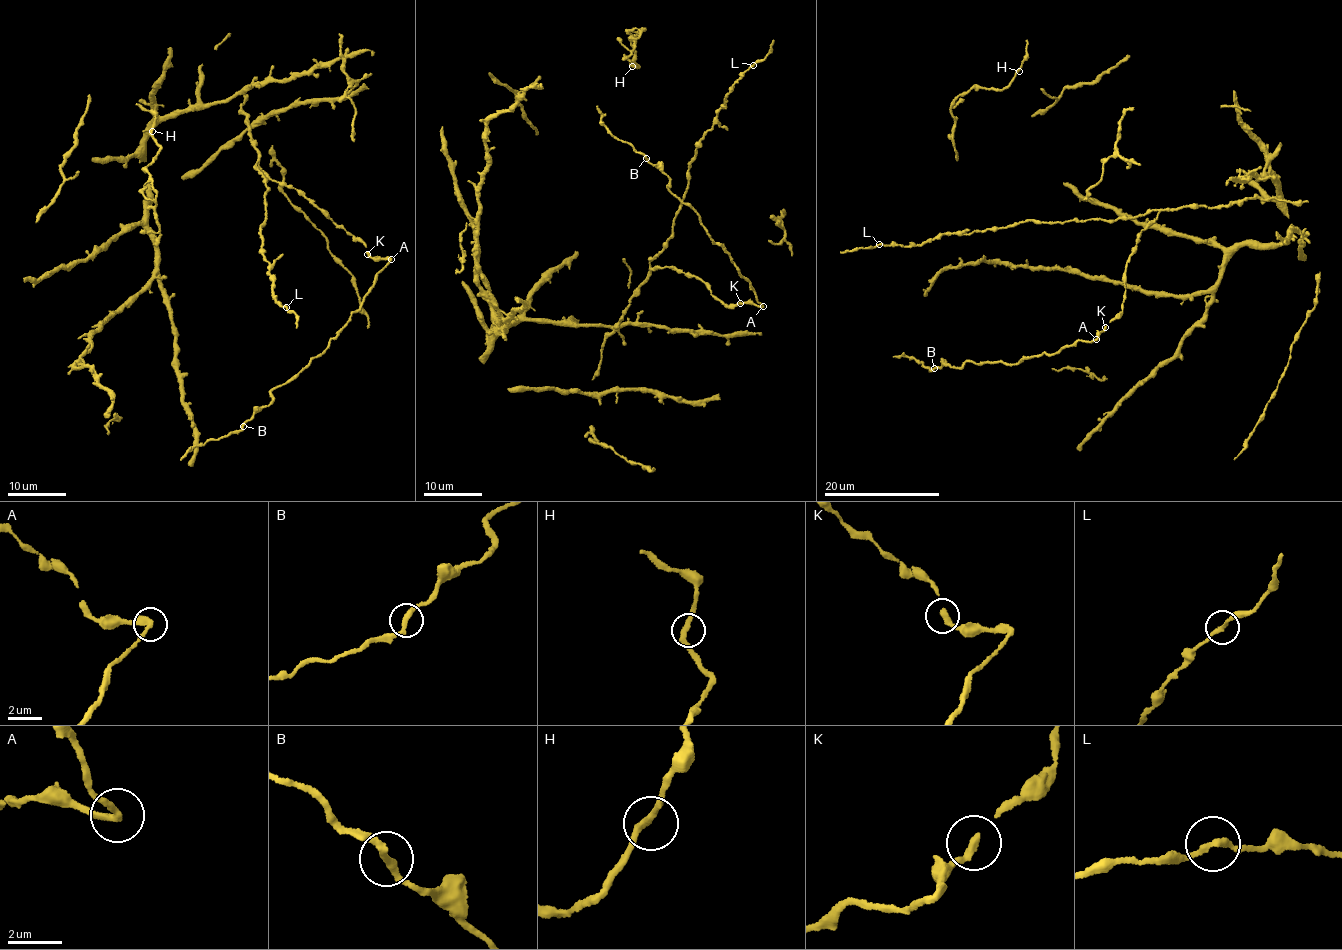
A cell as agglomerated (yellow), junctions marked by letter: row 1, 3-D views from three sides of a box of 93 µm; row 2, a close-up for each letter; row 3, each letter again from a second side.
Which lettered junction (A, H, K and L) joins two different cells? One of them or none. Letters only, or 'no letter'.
A

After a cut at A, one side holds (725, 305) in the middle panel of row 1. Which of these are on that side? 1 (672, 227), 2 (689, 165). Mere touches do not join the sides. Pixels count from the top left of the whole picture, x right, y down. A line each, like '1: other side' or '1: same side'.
1: same side
2: same side

